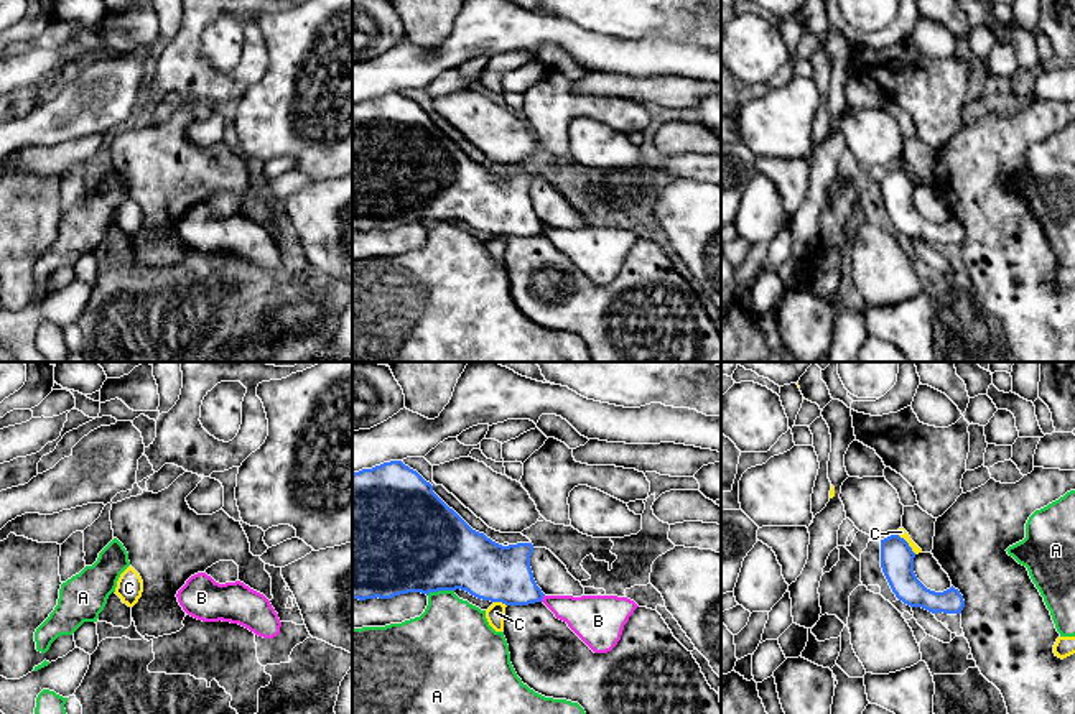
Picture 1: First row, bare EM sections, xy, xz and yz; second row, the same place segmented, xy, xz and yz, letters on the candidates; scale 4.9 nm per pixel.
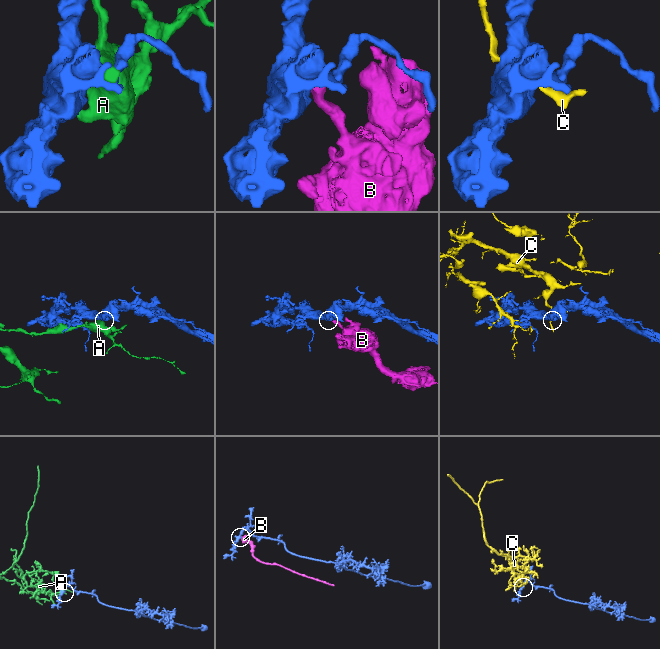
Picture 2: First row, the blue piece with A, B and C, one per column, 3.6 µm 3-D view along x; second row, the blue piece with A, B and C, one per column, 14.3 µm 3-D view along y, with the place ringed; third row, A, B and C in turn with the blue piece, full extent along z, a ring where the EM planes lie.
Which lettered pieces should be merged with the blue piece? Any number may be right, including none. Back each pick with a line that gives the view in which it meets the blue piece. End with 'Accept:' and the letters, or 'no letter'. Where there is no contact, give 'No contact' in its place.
Accept: no letter

